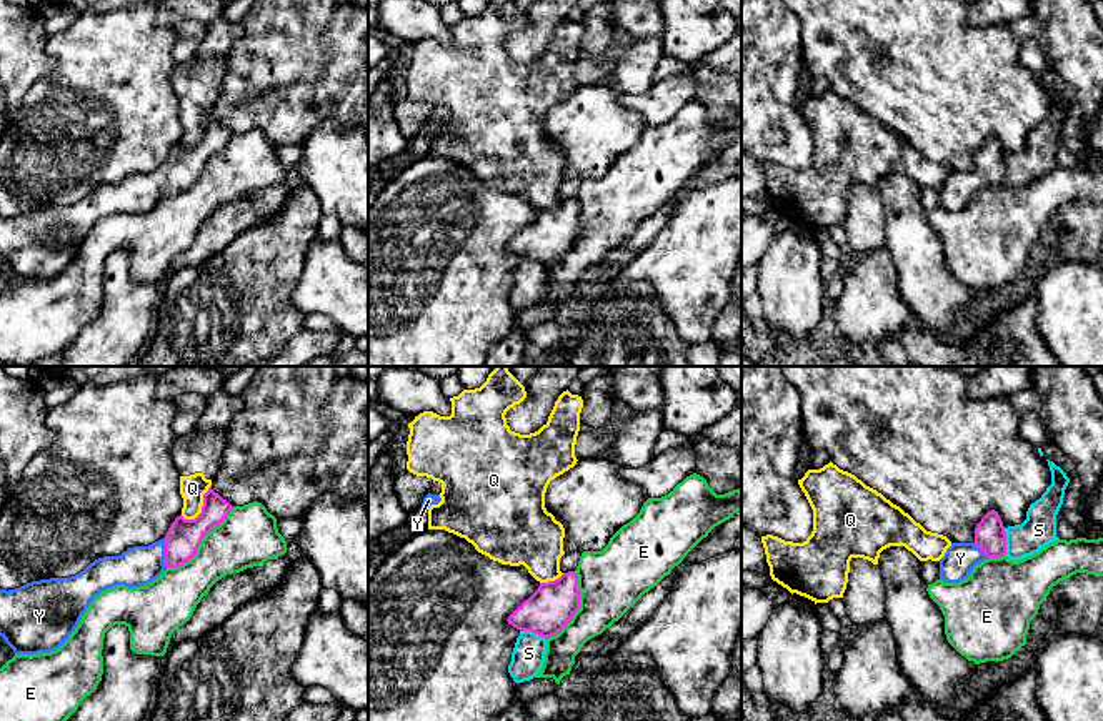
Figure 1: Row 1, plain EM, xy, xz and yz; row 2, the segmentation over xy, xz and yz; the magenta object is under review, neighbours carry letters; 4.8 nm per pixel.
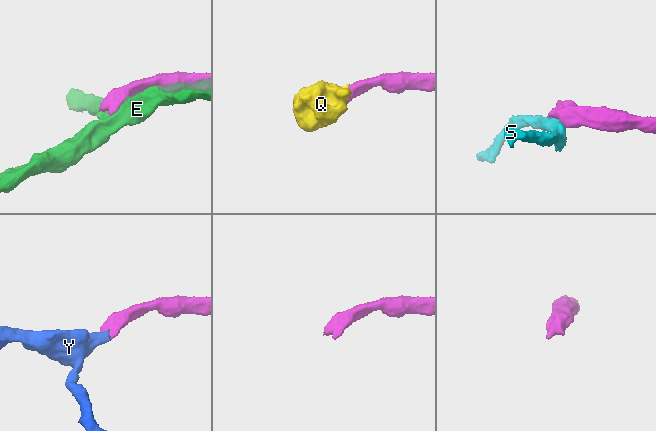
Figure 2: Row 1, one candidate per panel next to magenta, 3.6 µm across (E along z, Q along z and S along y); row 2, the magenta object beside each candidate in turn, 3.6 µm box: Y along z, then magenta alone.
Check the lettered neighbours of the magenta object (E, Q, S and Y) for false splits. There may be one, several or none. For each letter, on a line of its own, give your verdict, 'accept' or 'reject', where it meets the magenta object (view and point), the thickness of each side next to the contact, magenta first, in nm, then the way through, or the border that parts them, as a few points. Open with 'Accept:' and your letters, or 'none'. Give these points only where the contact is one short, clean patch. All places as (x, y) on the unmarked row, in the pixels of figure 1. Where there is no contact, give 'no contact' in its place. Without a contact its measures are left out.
Accept: Y
E: reject; meets magenta in xy at (200, 169); 170 nm thick on the magenta side, 280 nm on the other
Q: reject; meets magenta in xy at (202, 134); 170 nm thick on the magenta side, 130 nm on the other; border along xy (210, 112), (204, 122), (202, 137), (194, 145), (185, 147)
S: reject; meets magenta in xz at (534, 258); 220 nm thick on the magenta side, 160 nm on the other; border along xz (520, 257), (530, 257), (545, 267)
Y: accept; meets magenta in xy at (165, 180); 170 nm thick on the magenta side, 190 nm on the other; runs through xy (184, 164), (165, 180), (137, 193)

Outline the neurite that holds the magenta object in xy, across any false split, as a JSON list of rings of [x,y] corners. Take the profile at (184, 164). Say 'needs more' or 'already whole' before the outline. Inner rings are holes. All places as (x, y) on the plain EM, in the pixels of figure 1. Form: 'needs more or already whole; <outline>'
needs more; [[[208,115],[195,147],[182,142],[163,167],[133,173],[120,183],[103,183],[70,205],[50,205],[15,216],[0,216],[0,263],[15,281],[58,276],[75,258],[95,223],[113,213],[147,213],[167,195],[190,188],[207,160],[232,138],[232,132]]]

